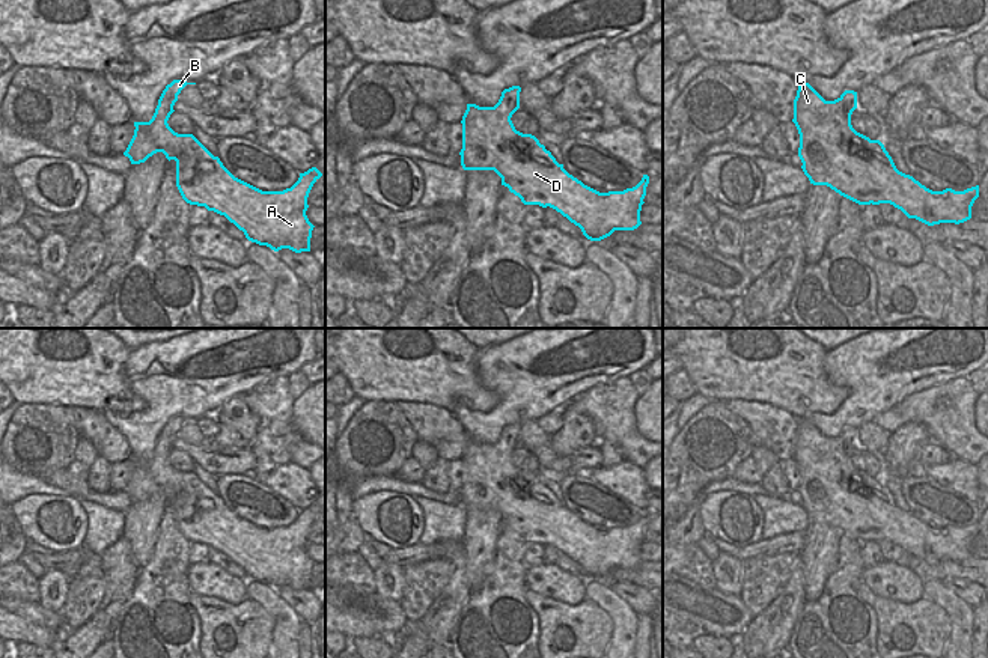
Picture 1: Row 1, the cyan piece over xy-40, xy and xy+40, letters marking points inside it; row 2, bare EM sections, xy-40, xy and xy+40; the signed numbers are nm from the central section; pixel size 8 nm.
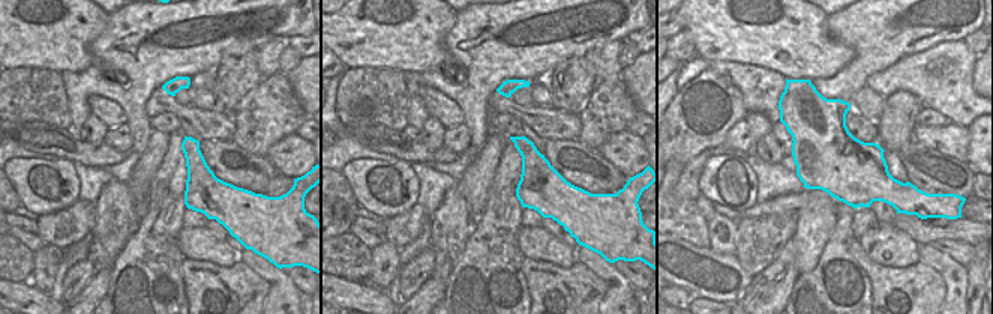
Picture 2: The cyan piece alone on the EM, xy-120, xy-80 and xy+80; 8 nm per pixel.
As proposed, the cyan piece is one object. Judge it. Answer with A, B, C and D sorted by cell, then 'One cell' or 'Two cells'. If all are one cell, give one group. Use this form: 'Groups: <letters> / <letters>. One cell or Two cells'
Groups: A B C D. One cell.

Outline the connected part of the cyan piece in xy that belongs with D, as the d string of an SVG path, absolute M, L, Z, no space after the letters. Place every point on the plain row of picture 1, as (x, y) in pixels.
M520 423L502 429L494 444L467 441L462 453L461 503L464 507L494 507L502 515L502 522L518 533L524 542L553 545L578 563L590 578L601 578L614 568L634 568L640 559L642 542L646 533L649 513L624 529L599 530L569 512L550 488L532 471L515 467L511 455L520 446Z

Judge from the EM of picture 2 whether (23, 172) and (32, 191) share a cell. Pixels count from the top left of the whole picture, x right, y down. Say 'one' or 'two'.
one

